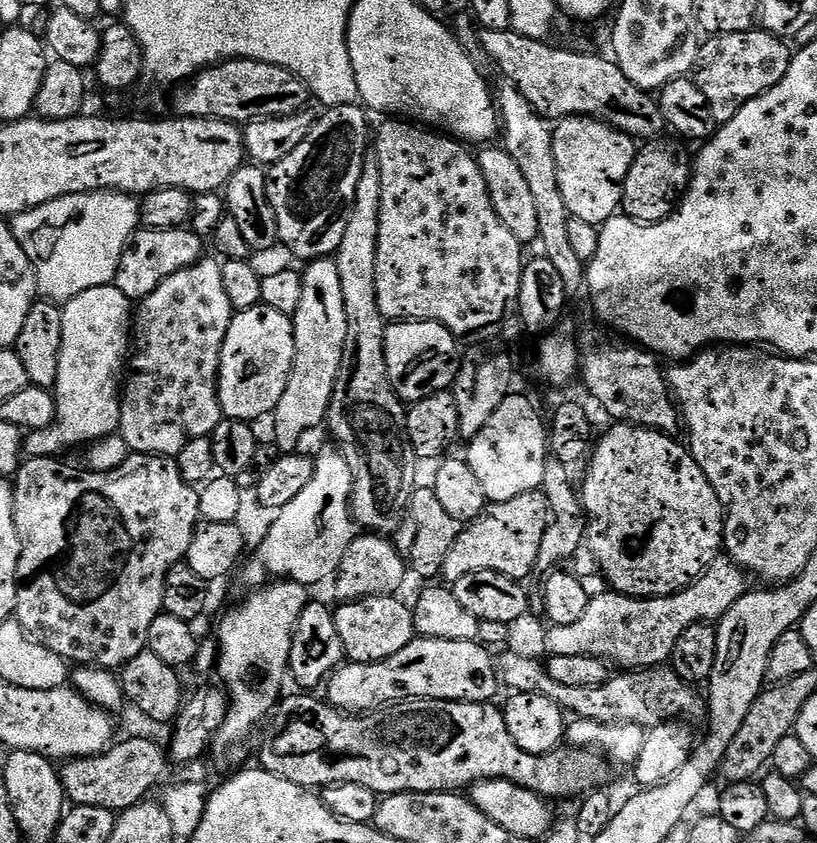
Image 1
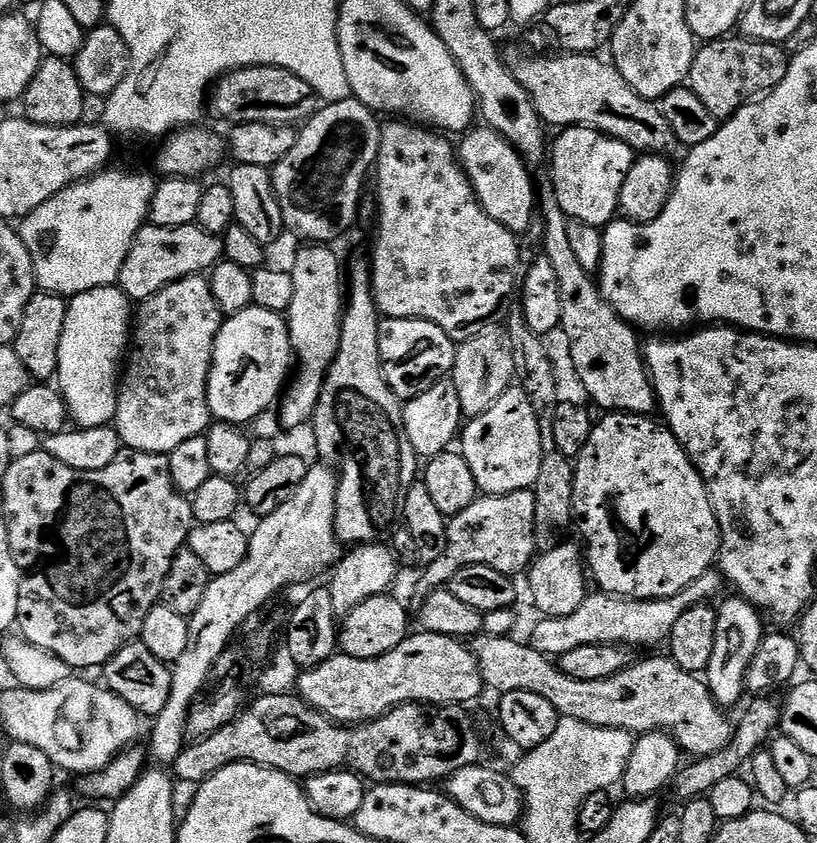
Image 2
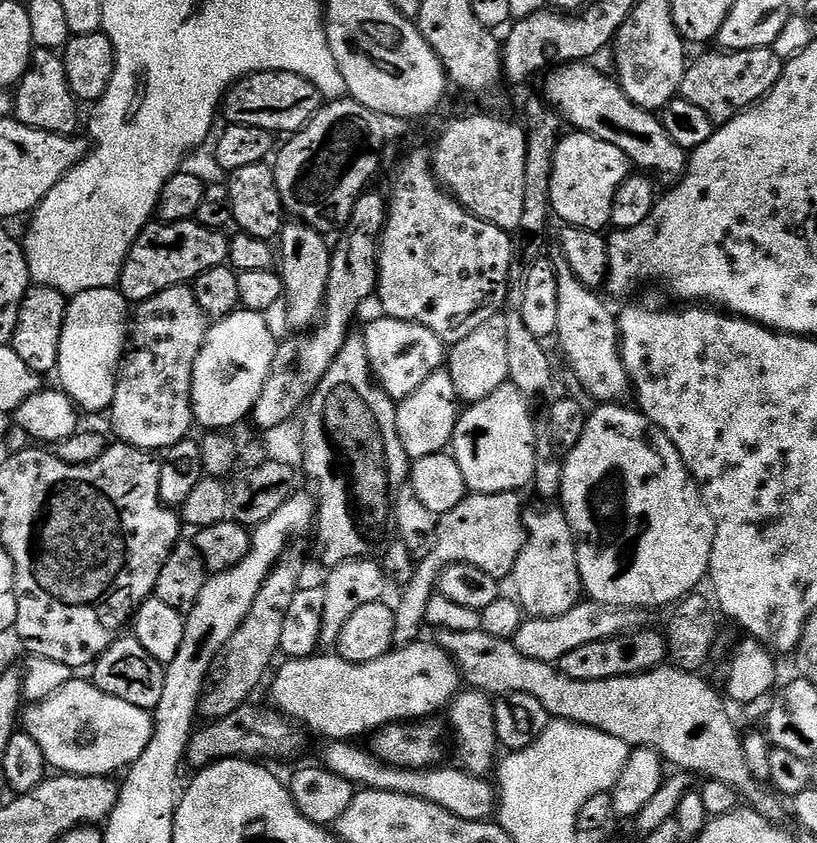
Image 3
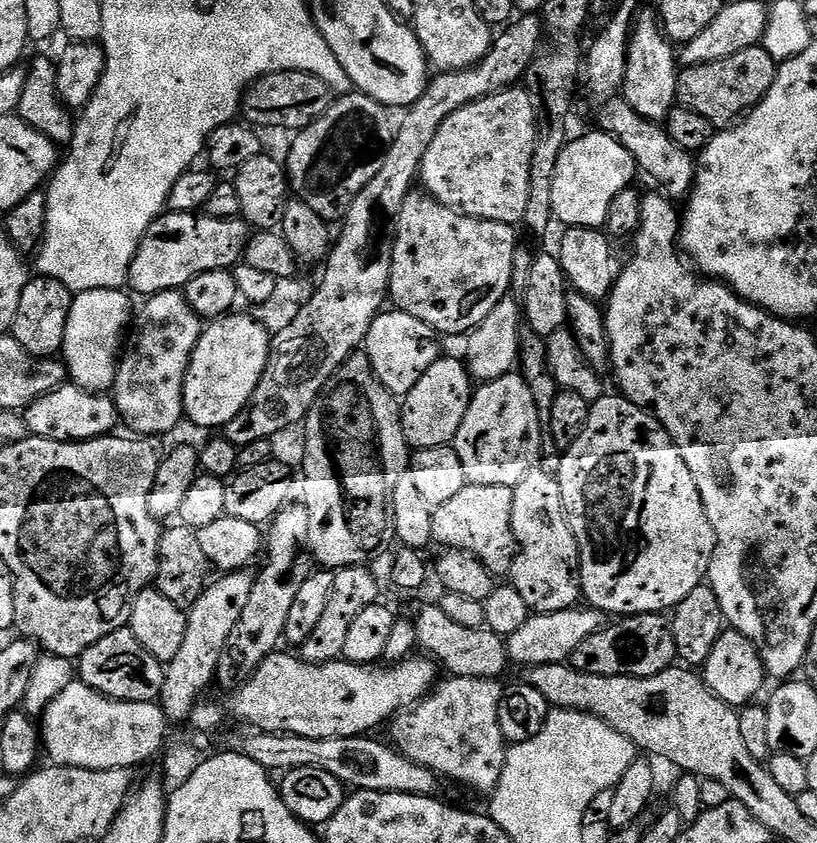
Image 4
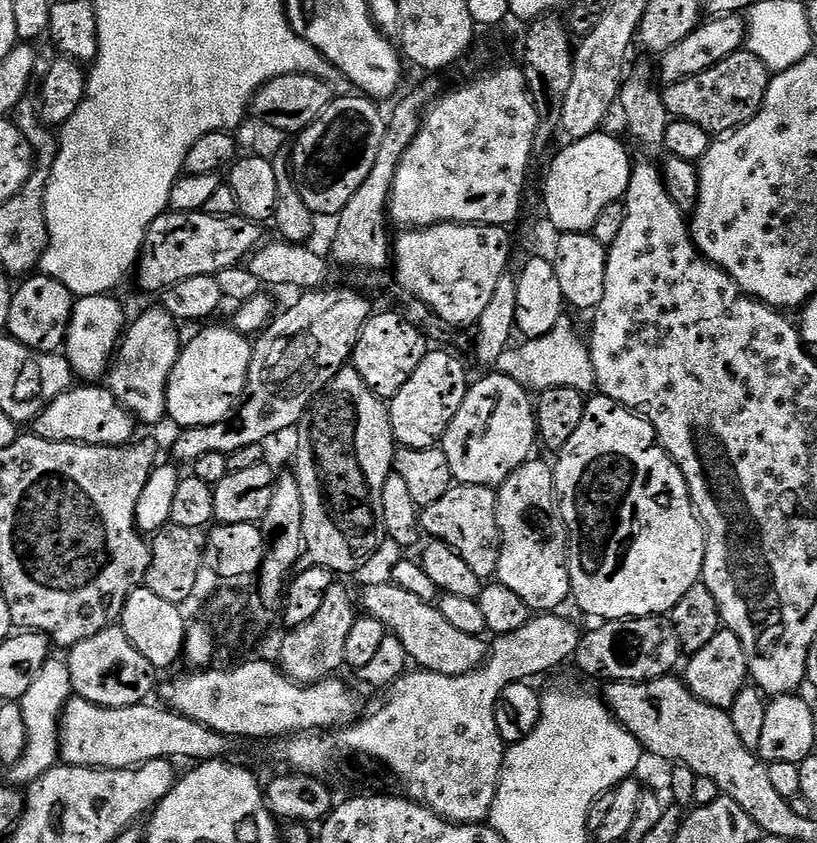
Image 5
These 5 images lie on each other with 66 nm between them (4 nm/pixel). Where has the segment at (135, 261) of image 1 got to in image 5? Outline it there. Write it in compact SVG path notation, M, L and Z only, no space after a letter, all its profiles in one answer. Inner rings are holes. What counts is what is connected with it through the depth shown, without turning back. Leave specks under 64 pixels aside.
M163 212L148 227L135 275L140 275L144 292L163 293L164 289L186 278L217 276L222 270L243 265L260 247L261 225L245 216L215 216L209 212Z

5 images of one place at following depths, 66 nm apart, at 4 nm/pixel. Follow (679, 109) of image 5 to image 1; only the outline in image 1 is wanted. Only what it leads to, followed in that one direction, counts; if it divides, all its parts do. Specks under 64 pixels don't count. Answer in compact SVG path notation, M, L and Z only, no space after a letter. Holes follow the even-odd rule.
M763 30L708 36L701 43L696 67L690 76L698 90L702 90L706 102L710 102L710 114L714 114L717 125L730 122L746 102L766 94L766 90L778 86L778 82L786 78L794 52L784 44L787 43L781 37Z

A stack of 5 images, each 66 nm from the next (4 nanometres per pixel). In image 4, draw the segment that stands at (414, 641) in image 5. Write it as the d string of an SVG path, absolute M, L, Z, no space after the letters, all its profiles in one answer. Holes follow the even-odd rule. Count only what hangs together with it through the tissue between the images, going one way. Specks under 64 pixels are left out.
M439 606L424 608L414 616L416 643L449 677L486 678L494 680L503 677L504 667L509 667L508 645L505 637L494 634L489 628L458 626L442 614Z

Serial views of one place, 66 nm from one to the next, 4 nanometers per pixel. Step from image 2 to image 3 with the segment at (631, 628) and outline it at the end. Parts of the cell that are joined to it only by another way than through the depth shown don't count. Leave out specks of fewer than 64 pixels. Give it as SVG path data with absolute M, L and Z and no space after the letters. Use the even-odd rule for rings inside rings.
M581 602L574 606L574 610L558 618L525 619L514 642L518 650L522 650L522 654L526 654L528 658L538 658L547 664L556 664L566 654L570 654L570 650L586 646L586 642L598 642L629 631L637 623L636 616L637 613L632 610L606 608L595 602Z

